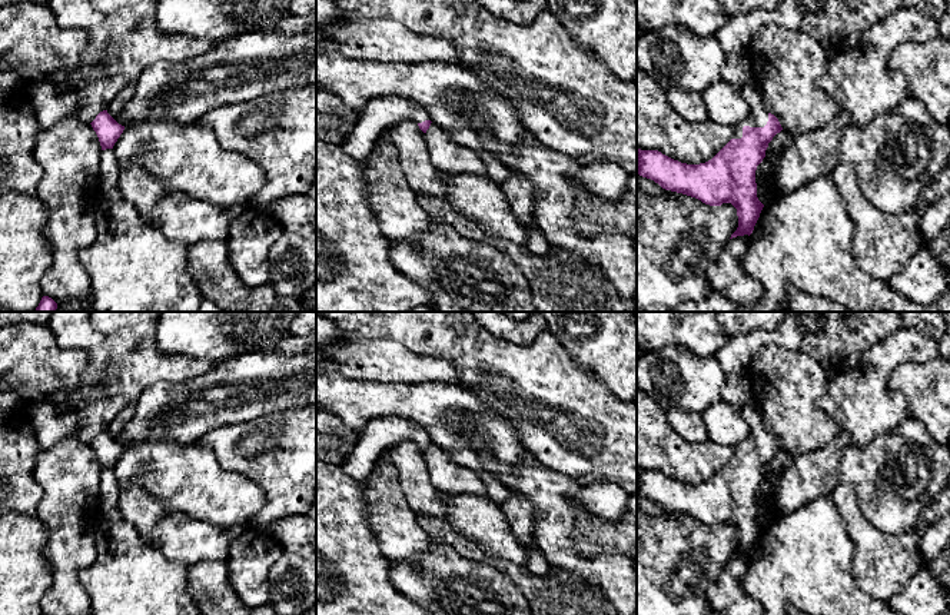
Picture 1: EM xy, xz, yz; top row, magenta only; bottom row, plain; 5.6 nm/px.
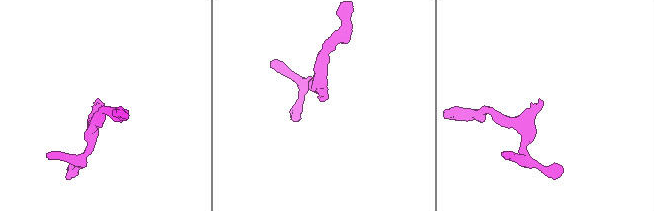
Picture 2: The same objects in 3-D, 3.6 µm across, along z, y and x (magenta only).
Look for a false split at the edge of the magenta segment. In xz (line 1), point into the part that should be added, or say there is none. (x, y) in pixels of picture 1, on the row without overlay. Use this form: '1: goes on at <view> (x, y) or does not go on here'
1: goes on at xz (378, 435)

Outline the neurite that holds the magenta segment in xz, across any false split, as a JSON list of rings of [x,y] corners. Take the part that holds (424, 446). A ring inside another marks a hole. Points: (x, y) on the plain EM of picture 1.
[[[386,418],[371,420],[359,433],[358,443],[341,468],[353,479],[368,476],[378,458],[403,441],[415,442],[426,453],[431,446],[425,428],[412,419]]]

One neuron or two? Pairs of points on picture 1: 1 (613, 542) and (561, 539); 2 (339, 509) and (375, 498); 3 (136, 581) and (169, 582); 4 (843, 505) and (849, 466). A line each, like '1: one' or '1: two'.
1: two
2: two
3: one
4: two

